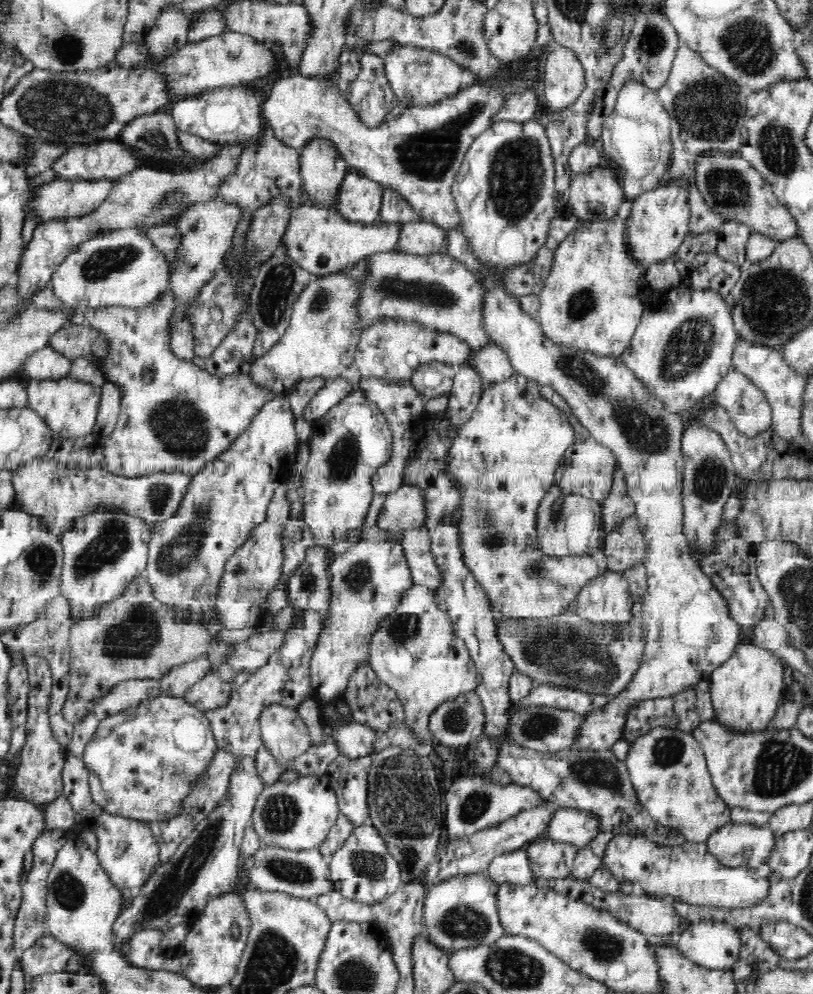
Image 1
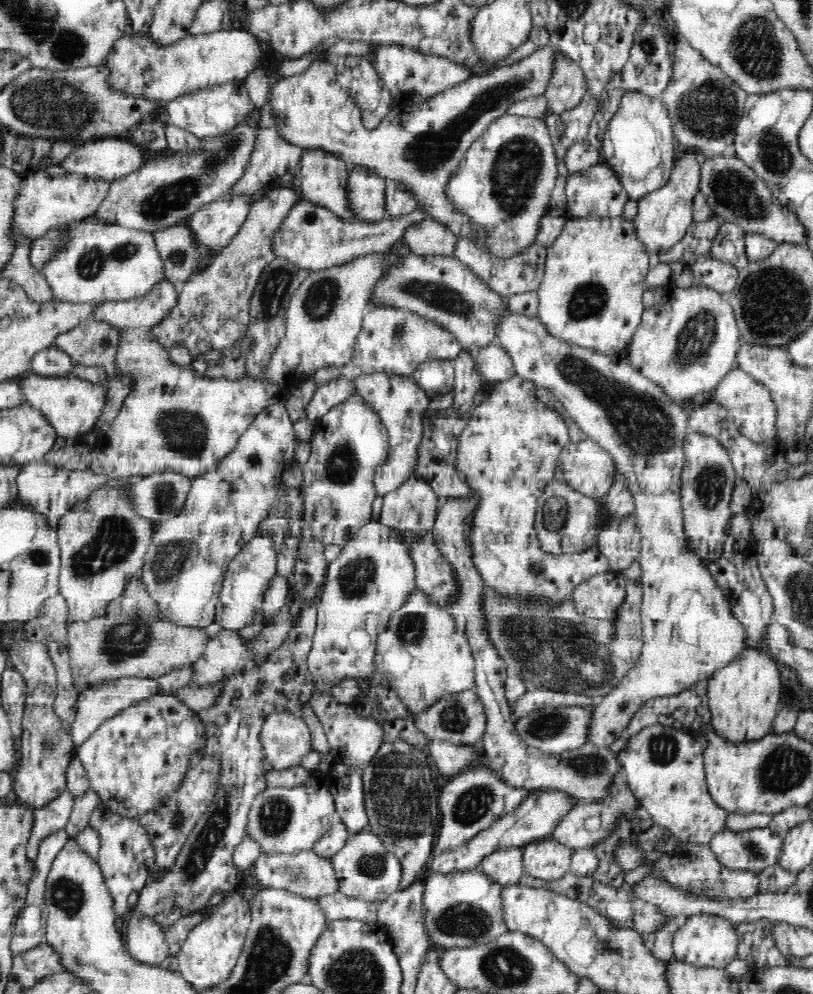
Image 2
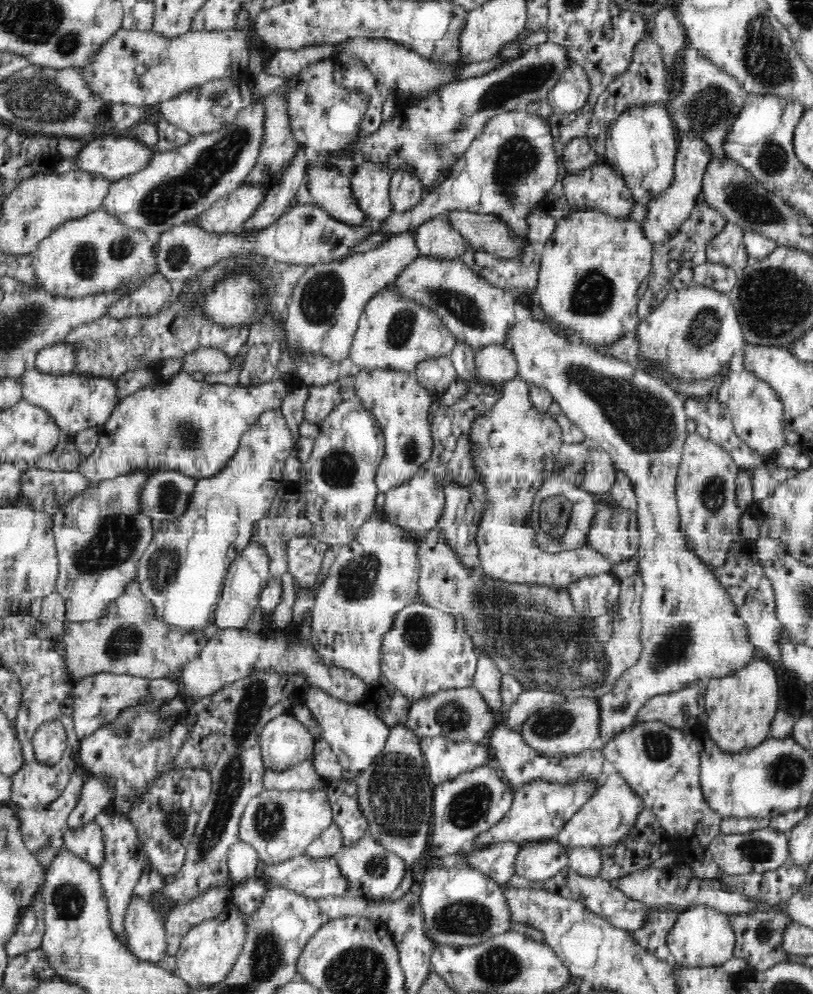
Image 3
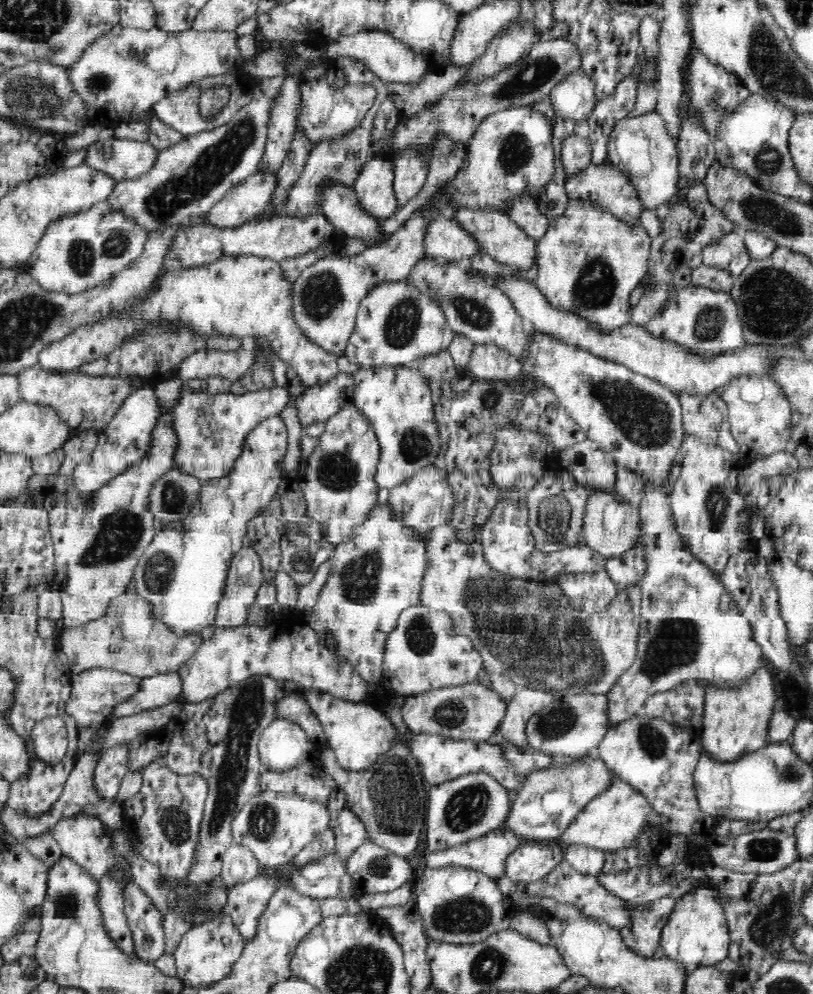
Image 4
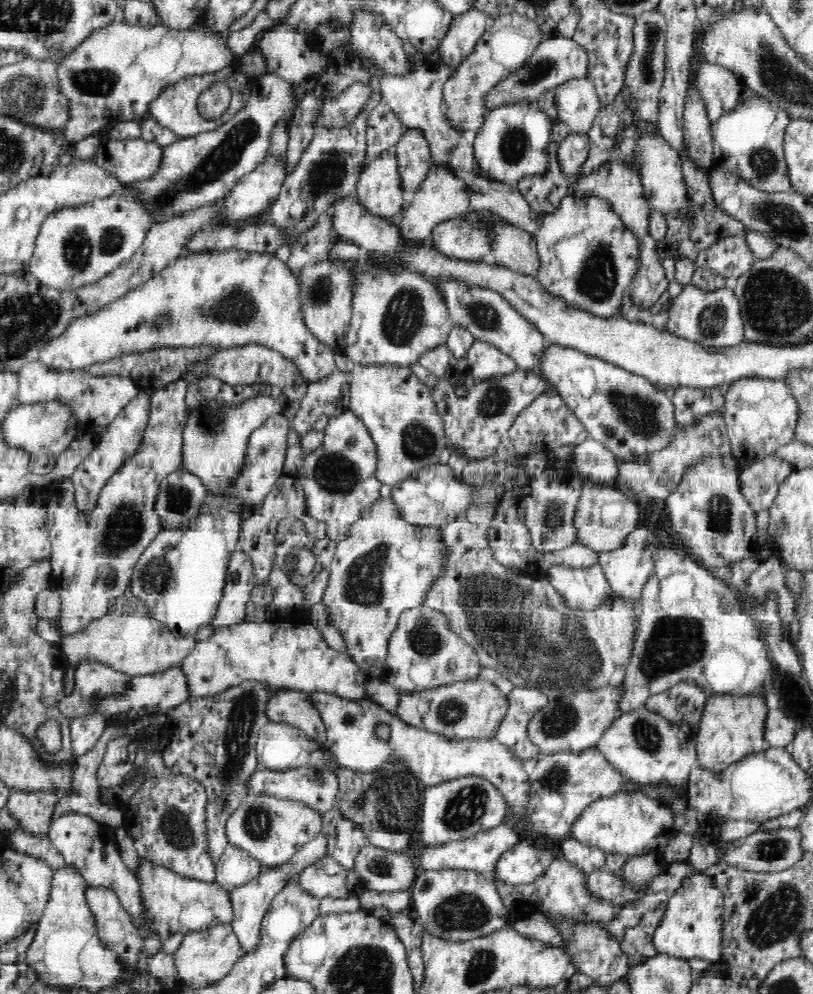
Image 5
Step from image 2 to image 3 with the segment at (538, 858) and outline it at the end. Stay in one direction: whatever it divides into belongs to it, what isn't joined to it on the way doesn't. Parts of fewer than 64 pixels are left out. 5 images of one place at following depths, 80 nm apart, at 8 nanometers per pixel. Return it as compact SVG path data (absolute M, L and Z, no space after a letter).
M555 839L524 843L516 858L516 874L533 881L550 880L569 868L568 852Z

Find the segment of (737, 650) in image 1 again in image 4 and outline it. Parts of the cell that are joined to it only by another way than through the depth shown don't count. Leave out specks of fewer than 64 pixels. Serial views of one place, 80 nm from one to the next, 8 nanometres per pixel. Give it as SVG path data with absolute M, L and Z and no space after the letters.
M764 665L732 686L706 684L701 747L712 753L712 757L718 761L730 761L764 746L769 740L768 728L770 718L774 715L774 704L774 680Z

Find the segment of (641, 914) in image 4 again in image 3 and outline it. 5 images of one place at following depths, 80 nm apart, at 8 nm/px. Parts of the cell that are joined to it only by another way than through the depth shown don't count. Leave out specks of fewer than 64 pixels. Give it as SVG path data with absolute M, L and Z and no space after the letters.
M673 908L652 909L648 914L648 924L632 932L640 945L648 949L656 958L664 960L674 968L678 966L678 962L669 951L668 932L672 930L676 920L678 920L678 913L674 912Z

